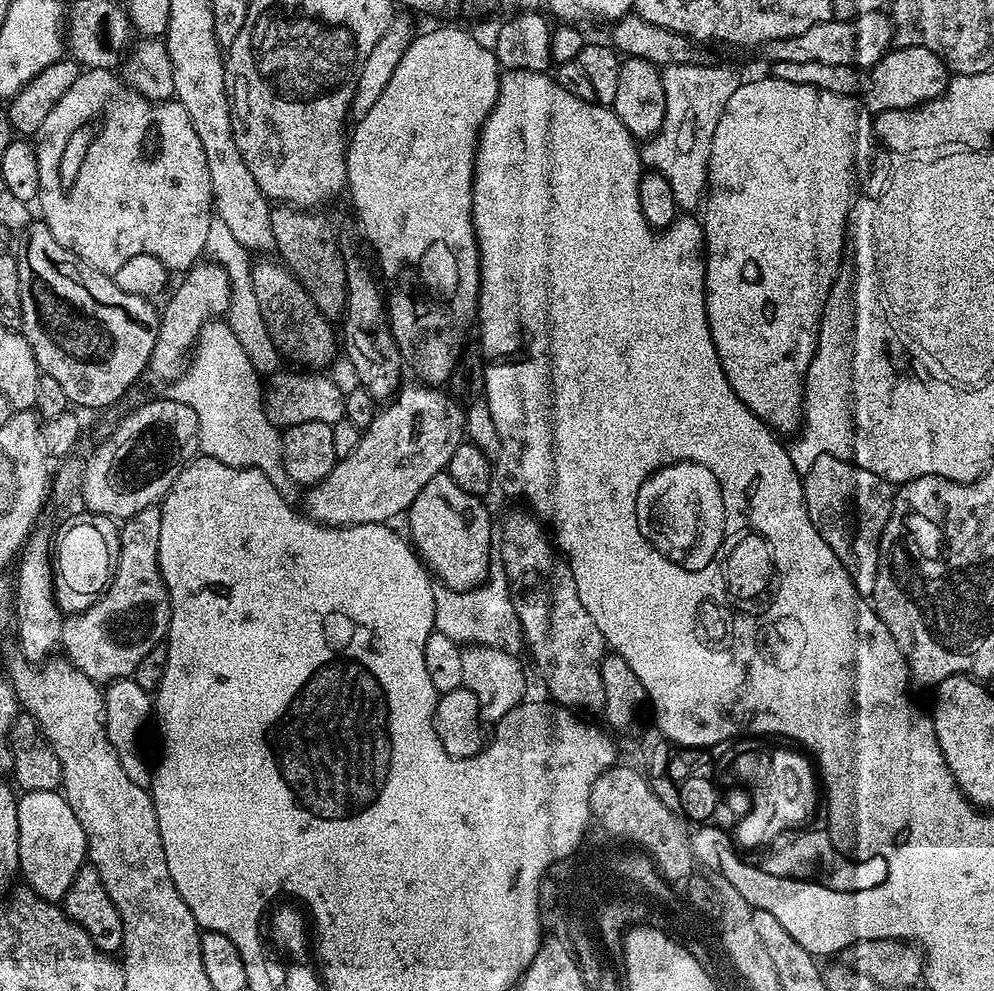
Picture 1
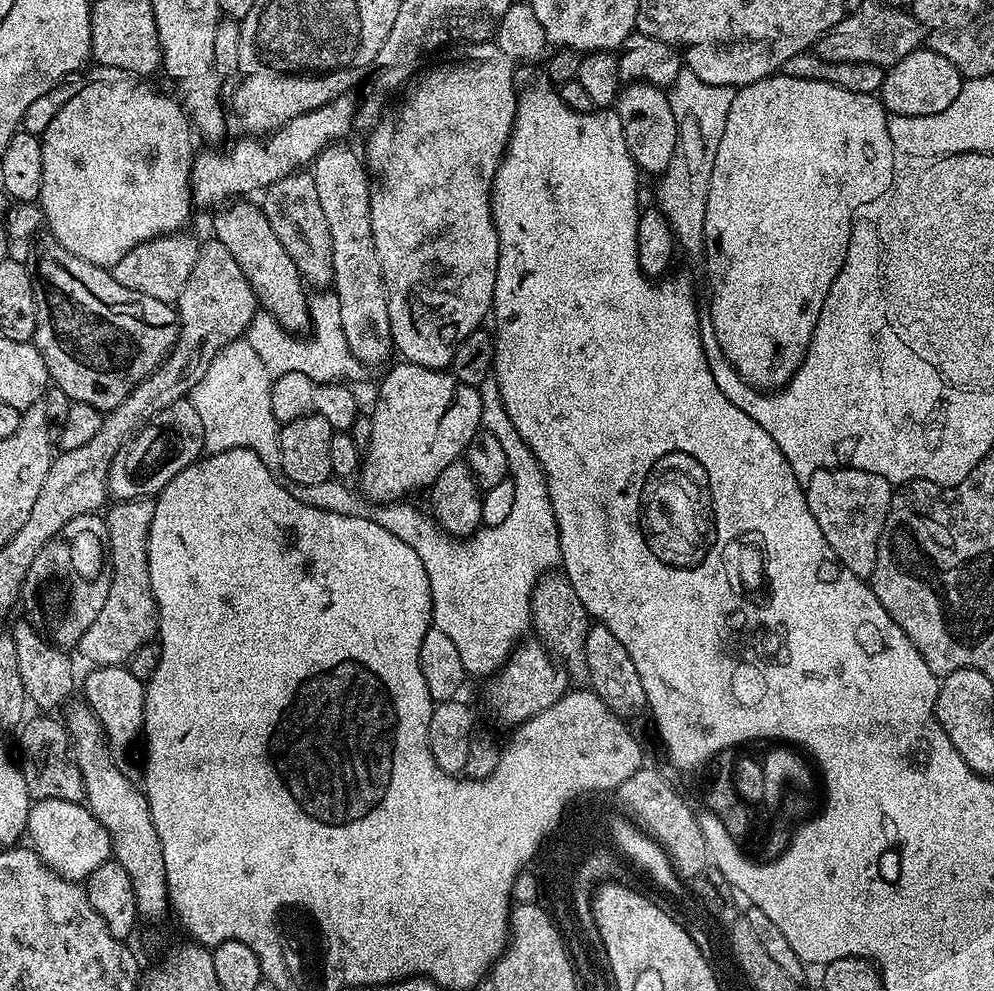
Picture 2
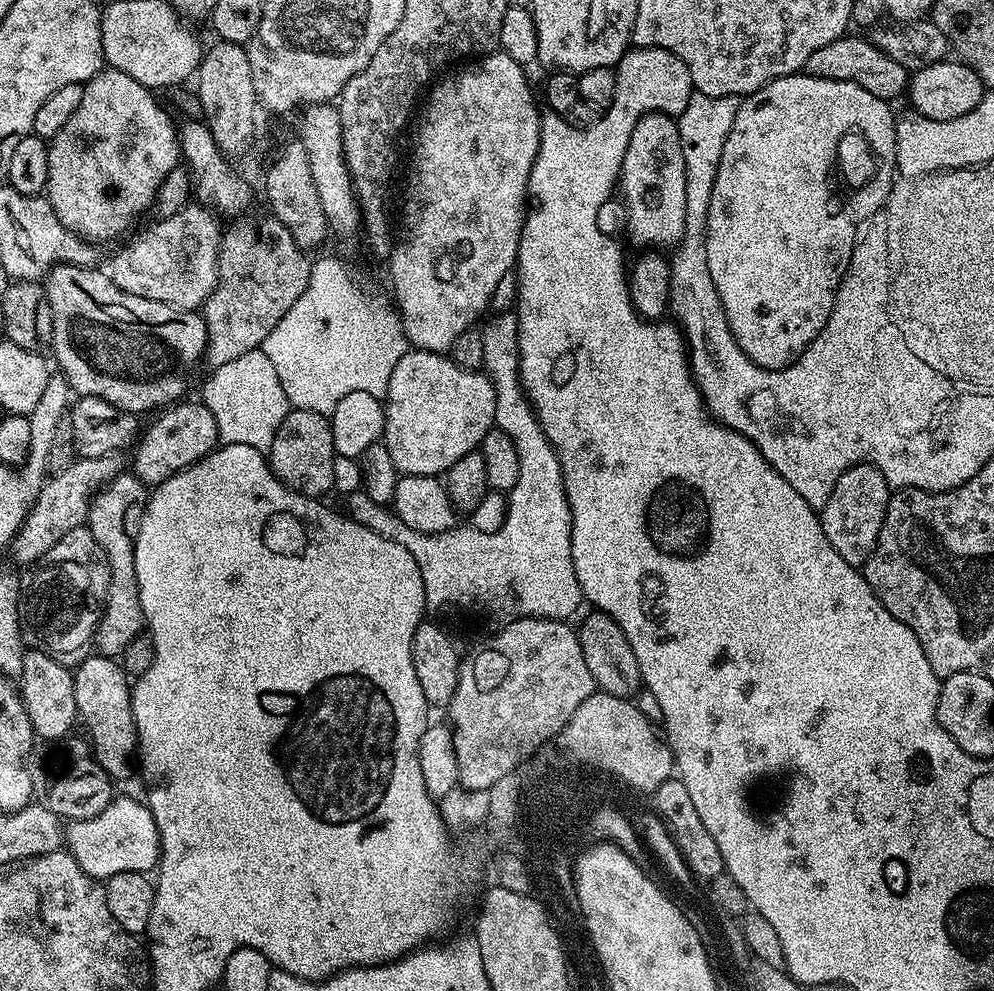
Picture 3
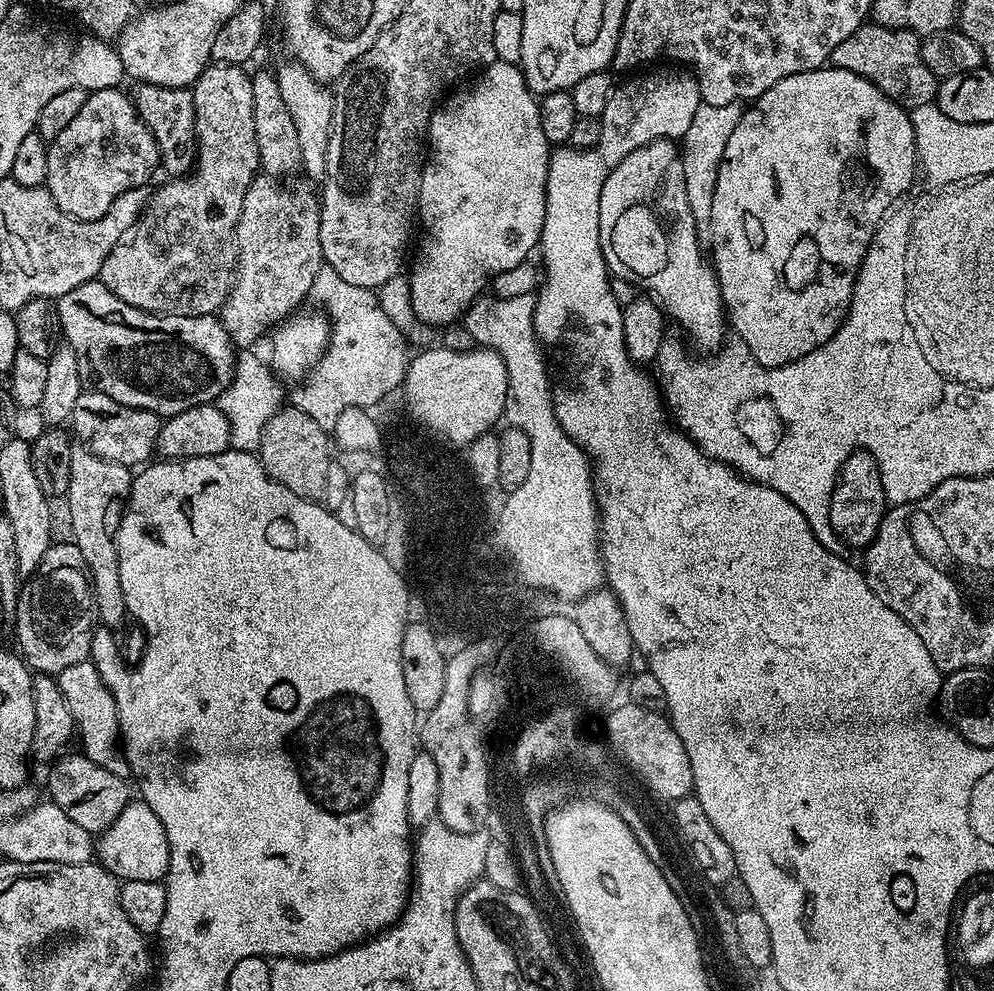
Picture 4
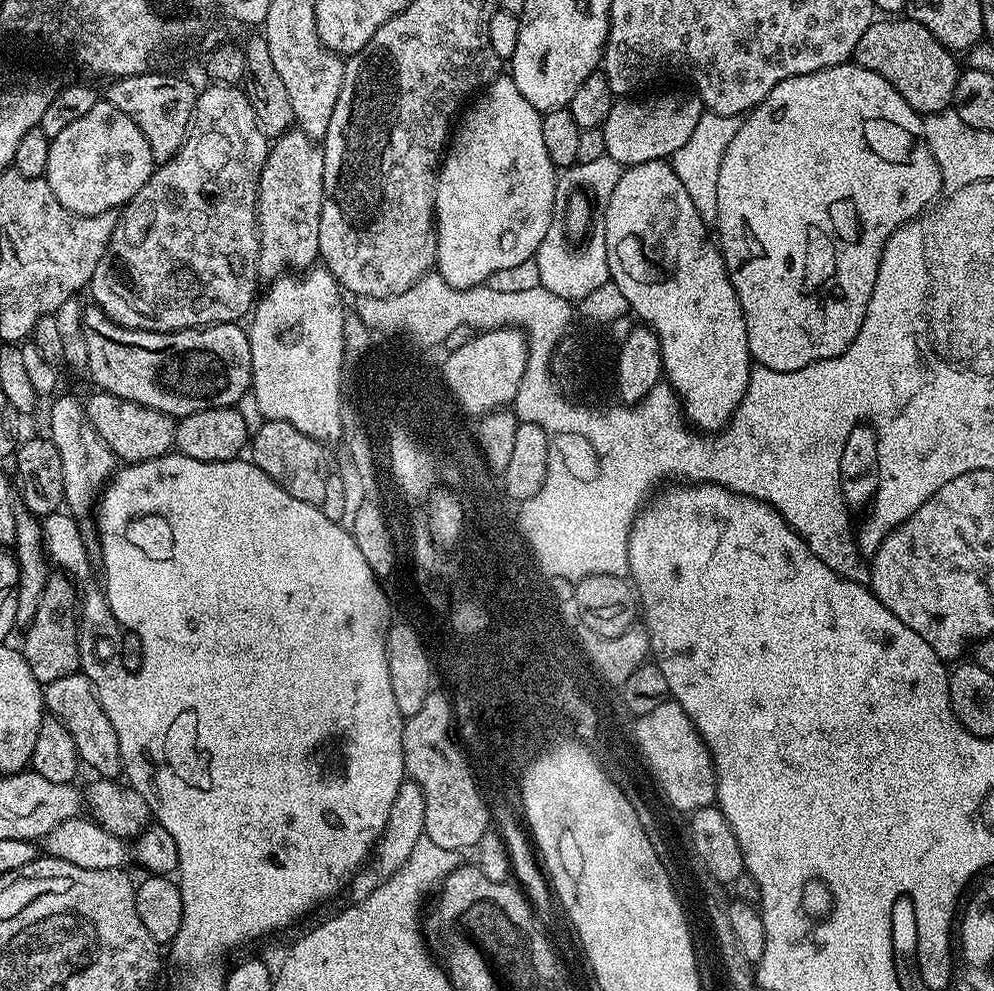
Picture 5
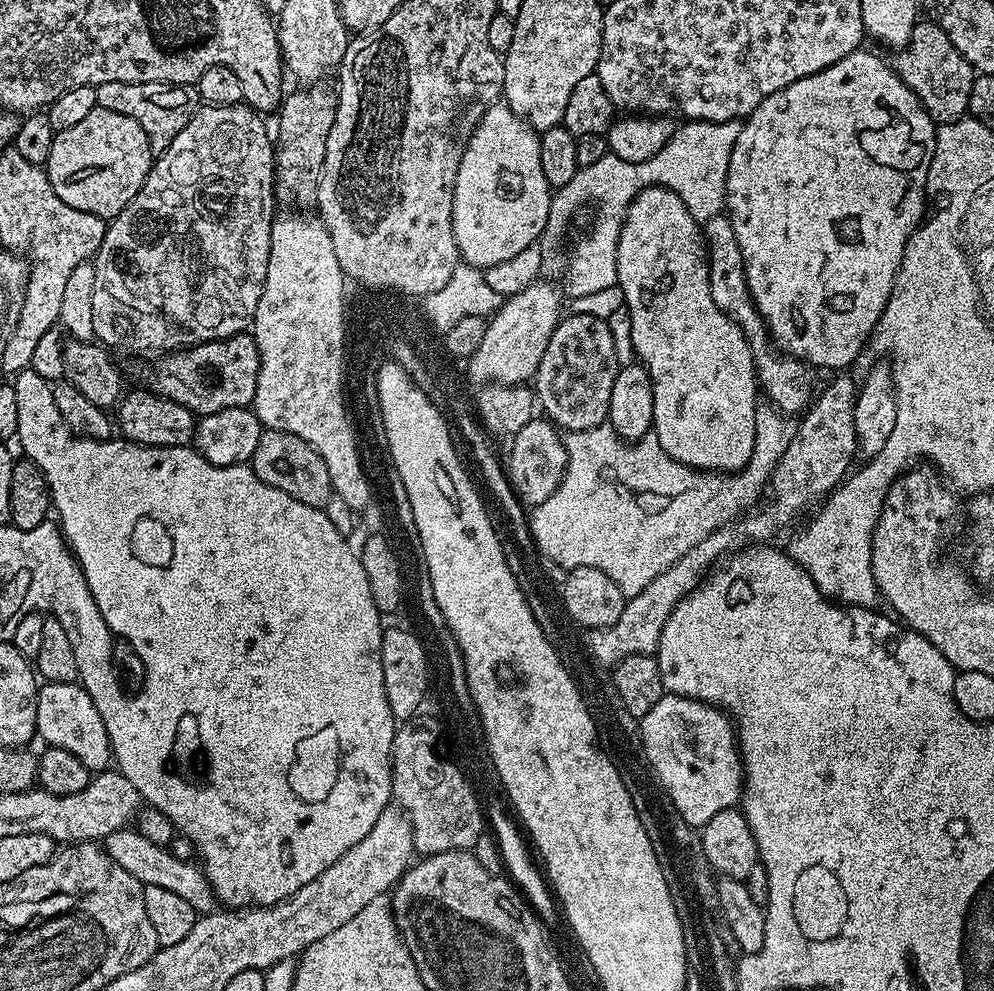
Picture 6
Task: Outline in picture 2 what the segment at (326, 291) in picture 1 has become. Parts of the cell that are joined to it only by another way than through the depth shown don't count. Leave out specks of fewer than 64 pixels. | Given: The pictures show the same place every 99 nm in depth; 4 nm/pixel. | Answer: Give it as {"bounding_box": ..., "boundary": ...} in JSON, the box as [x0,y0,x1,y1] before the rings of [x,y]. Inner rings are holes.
{"bounding_box":[262,170,334,290],"boundary":[[[297,170],[291,172],[286,178],[274,182],[270,187],[263,189],[262,207],[266,214],[266,222],[278,234],[278,242],[286,246],[286,254],[294,258],[294,266],[297,266],[300,276],[309,286],[316,286],[318,290],[331,285],[334,270],[334,242],[330,242],[330,226],[326,226],[326,214],[322,214],[322,205],[318,203],[318,189],[314,187],[314,178],[311,171]]]}

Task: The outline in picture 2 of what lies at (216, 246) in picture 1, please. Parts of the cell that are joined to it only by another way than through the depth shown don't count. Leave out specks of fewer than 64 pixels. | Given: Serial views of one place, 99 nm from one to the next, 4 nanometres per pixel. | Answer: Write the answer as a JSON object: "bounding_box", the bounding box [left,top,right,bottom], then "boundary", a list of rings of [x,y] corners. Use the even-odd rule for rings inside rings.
{"bounding_box":[248,290,364,384],"boundary":[[[324,290],[316,295],[318,296],[313,295],[310,300],[312,322],[307,338],[288,332],[271,314],[260,310],[248,327],[248,345],[254,349],[254,354],[258,354],[258,358],[262,358],[262,366],[266,366],[266,370],[274,378],[297,371],[298,374],[304,374],[320,384],[353,382],[352,380],[360,379],[364,366],[360,360],[354,358],[349,342],[346,341],[335,291]]]}

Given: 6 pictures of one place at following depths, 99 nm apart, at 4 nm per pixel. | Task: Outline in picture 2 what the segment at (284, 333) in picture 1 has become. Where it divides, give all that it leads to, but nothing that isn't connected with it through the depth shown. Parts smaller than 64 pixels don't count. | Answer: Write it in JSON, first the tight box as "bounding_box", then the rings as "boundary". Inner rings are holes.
{"bounding_box":[212,199,312,334],"boundary":[[[233,199],[217,211],[221,212],[212,220],[212,228],[216,231],[213,232],[215,239],[220,240],[222,246],[226,246],[230,250],[230,254],[234,254],[234,262],[238,262],[242,274],[246,274],[246,282],[250,282],[259,307],[271,314],[288,332],[293,334],[307,333],[312,322],[312,309],[309,293],[304,293],[306,283],[300,276],[297,266],[294,266],[294,258],[290,258],[290,254],[286,254],[286,246],[282,246],[282,242],[278,242],[278,234],[274,234],[270,222],[266,222],[263,207],[259,203],[251,204],[248,200],[251,199]]]}

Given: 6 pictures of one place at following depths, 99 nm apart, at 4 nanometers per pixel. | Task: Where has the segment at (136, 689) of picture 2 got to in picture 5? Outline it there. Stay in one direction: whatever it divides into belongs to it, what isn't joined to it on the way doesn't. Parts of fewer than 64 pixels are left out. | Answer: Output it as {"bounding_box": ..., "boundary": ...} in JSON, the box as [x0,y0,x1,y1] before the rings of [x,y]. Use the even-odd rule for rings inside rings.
{"bounding_box":[43,671,124,778],"boundary":[[[81,671],[70,674],[66,678],[58,678],[55,682],[43,685],[44,707],[66,726],[70,738],[74,738],[74,746],[78,750],[81,761],[96,771],[100,778],[116,778],[124,771],[122,750],[118,746],[118,734],[114,734],[114,726],[110,726],[108,708],[97,698],[92,684]]]}

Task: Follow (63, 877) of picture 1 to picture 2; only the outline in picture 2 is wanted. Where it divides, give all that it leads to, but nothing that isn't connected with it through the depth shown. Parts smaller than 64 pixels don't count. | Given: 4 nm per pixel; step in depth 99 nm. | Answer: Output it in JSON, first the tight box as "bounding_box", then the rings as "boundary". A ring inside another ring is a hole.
{"bounding_box":[27,799,112,883],"boundary":[[[42,799],[33,803],[27,819],[27,837],[31,847],[60,876],[76,883],[87,881],[88,876],[111,859],[112,840],[109,832],[83,803],[62,799]]]}

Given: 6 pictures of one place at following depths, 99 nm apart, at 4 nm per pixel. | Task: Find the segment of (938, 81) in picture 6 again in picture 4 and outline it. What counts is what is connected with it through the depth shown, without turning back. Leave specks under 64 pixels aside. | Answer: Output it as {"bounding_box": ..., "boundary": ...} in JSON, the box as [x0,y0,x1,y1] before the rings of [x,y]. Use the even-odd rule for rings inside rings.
{"bounding_box":[830,22,938,110],"boundary":[[[866,22],[854,30],[850,38],[834,46],[830,64],[833,68],[850,70],[850,74],[866,78],[901,108],[911,110],[933,103],[938,87],[938,77],[930,70],[930,66],[926,66],[920,53],[921,43],[921,37],[909,28],[887,28],[875,22]]]}

